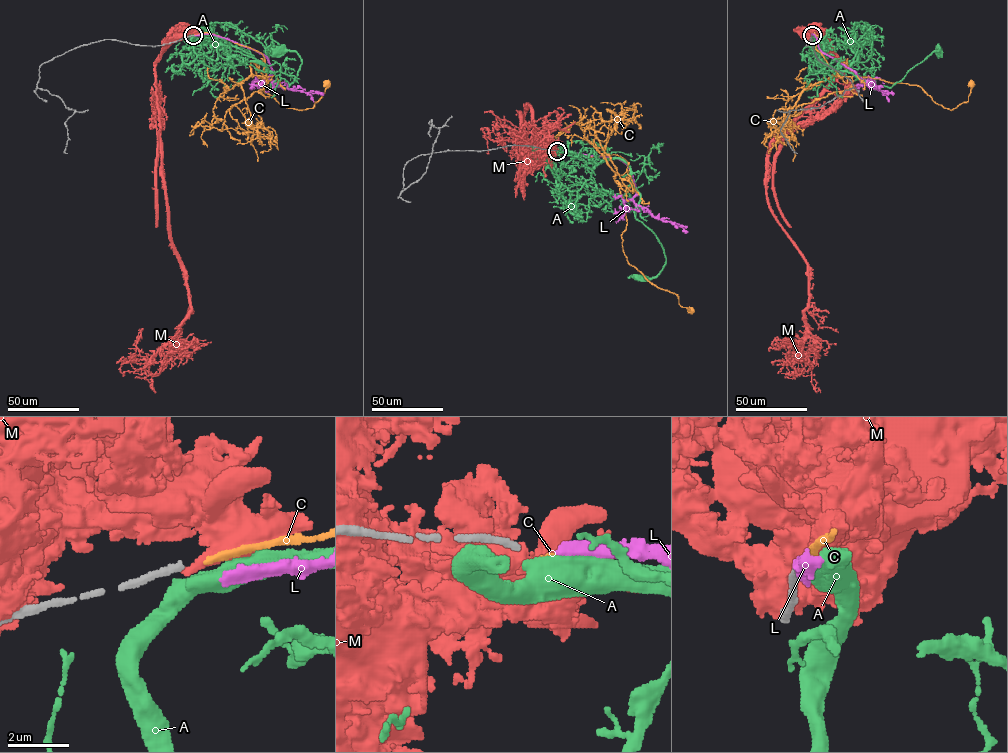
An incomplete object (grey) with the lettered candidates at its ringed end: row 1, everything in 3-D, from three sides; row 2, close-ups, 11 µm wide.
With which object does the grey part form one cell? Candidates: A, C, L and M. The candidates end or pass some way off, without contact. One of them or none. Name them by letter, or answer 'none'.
C

